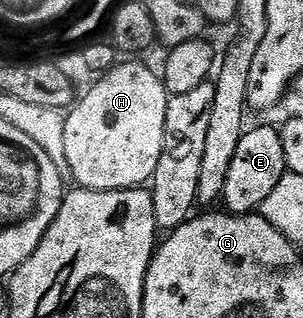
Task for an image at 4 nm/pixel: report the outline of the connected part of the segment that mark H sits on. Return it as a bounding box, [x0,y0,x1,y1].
[65,60,171,190]

